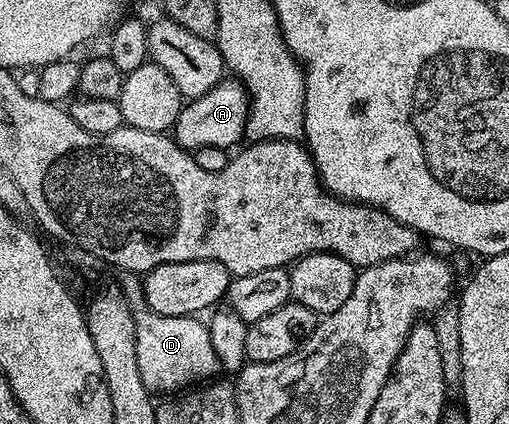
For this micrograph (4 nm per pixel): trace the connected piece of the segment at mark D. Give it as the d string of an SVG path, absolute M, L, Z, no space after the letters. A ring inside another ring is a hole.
M121 272L119 277L119 289L134 317L138 371L148 391L154 395L170 395L211 380L215 376L212 374L221 370L221 365L214 353L214 344L210 342L207 322L199 323L199 318L195 316L166 317L164 314L155 314L146 305L141 276L137 272Z

